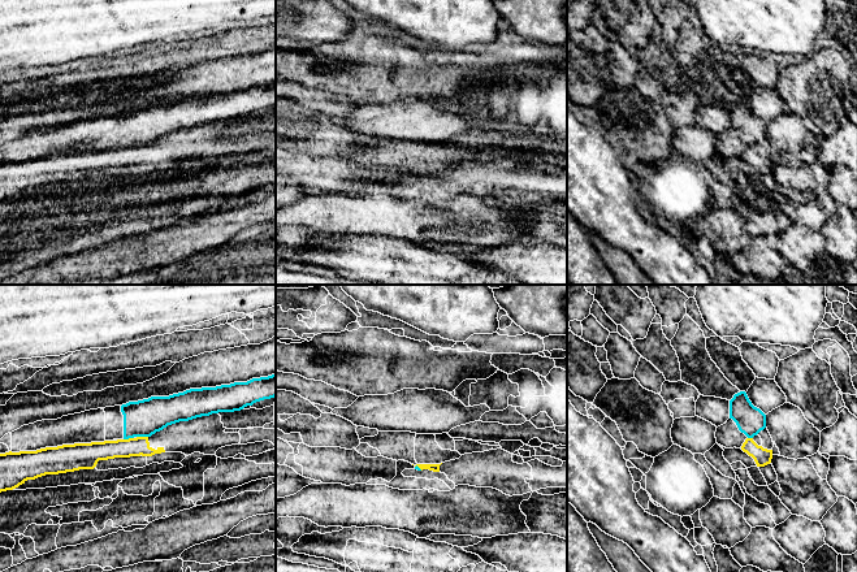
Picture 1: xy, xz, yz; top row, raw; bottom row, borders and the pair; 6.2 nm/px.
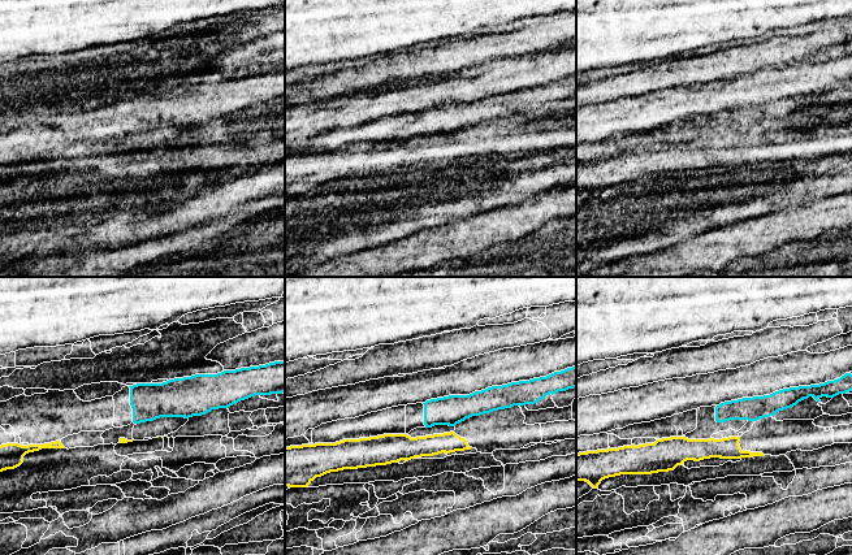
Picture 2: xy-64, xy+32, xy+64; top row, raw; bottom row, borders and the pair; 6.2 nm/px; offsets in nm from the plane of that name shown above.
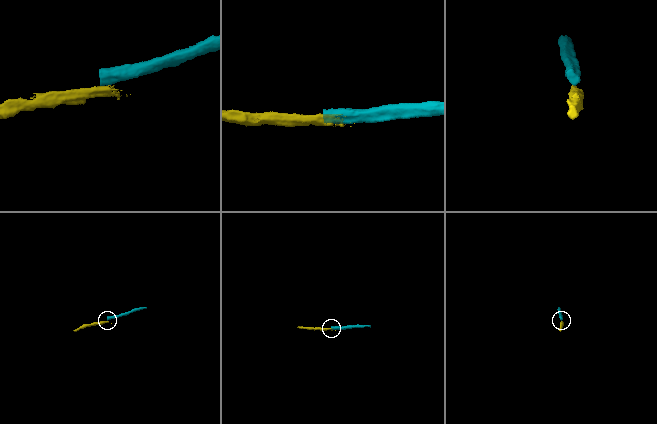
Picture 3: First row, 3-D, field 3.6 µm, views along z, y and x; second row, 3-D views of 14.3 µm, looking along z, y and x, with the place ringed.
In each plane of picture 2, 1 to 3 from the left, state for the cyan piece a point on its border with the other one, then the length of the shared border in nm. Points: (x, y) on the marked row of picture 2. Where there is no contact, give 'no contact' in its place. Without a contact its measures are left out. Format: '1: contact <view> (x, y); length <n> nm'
1: no contact
2: no contact
3: no contact

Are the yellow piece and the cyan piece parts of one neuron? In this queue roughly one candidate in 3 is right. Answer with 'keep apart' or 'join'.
keep apart

